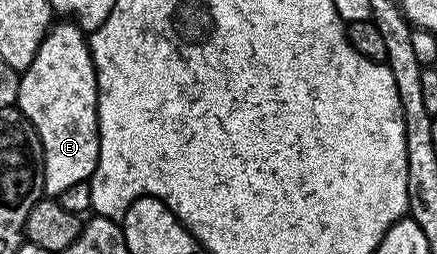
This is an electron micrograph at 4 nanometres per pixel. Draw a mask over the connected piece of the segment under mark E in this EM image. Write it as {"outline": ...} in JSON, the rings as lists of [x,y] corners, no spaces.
{"outline":[[[75,23],[53,24],[38,47],[38,55],[34,55],[34,63],[30,63],[30,67],[26,67],[19,74],[19,78],[16,105],[40,136],[44,152],[44,192],[49,198],[58,199],[62,191],[74,187],[74,183],[82,183],[91,178],[100,154],[100,120],[96,110],[98,103],[96,68],[92,62],[92,52],[88,50],[88,37],[84,30]]]}

